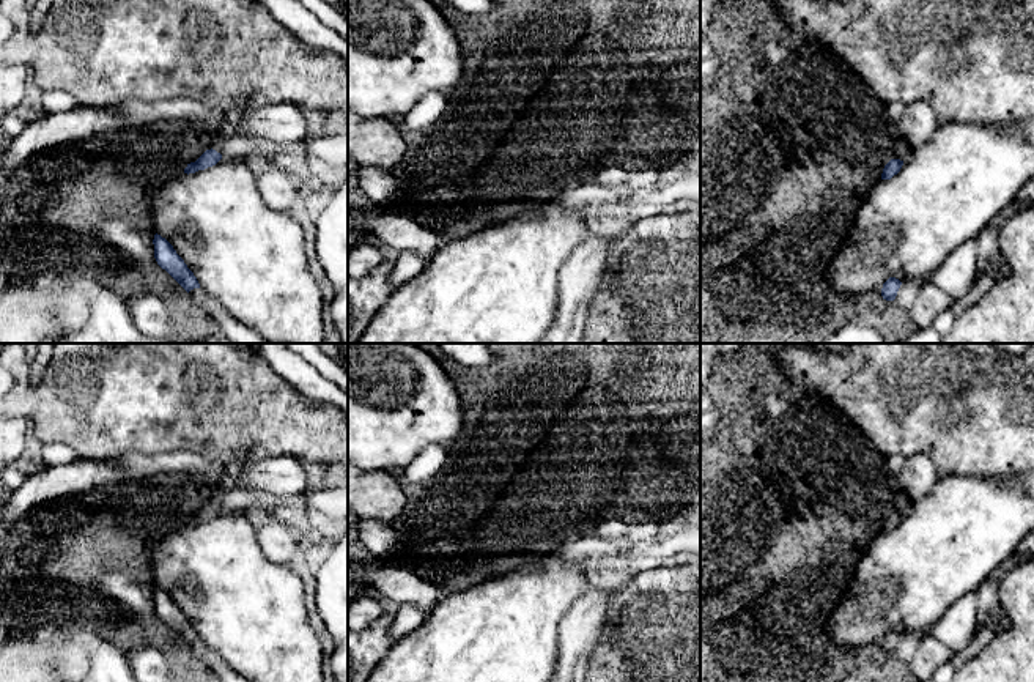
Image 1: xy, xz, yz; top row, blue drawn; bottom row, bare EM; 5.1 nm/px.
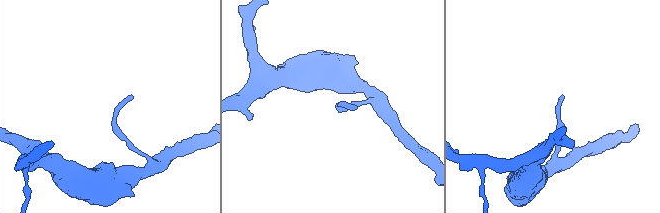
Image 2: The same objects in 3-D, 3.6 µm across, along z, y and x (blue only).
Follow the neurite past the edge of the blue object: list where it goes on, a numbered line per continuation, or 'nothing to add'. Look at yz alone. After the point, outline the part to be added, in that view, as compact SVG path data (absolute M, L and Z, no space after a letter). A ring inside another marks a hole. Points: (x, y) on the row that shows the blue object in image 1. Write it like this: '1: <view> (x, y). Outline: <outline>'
nothing to add

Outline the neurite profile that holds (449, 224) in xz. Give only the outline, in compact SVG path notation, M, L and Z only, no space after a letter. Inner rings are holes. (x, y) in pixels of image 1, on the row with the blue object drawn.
M415 206L409 216L414 222L433 230L442 241L471 236L485 230L496 221L489 219L485 211L475 209L439 209Z

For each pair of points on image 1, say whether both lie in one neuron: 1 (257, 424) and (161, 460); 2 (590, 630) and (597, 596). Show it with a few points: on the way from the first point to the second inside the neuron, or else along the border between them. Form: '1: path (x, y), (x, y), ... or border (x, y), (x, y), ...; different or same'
1: border (147, 454), (197, 452), (219, 462); different
2: path (590, 622), (594, 604); same

